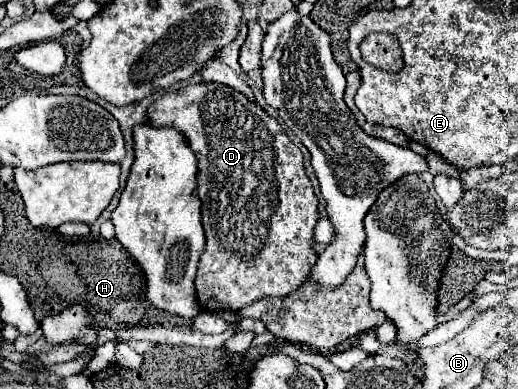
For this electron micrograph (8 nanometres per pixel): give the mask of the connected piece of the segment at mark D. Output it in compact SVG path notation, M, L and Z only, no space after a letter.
M201 82L201 84L191 84L191 86L185 86L181 88L179 92L171 92L171 94L165 94L161 100L153 102L149 108L147 108L147 122L153 126L153 128L175 128L177 132L185 134L195 158L199 160L199 174L197 174L197 194L203 202L203 228L205 228L205 236L207 236L207 244L205 244L205 250L201 254L201 260L199 260L199 272L197 272L197 278L195 278L195 290L197 290L197 300L199 300L199 306L203 312L217 312L217 310L231 310L231 312L239 312L241 308L265 298L265 296L289 296L291 292L295 292L303 282L305 278L309 276L311 268L315 266L315 262L319 260L319 252L315 248L315 238L313 238L313 230L315 230L315 224L319 220L319 200L313 192L313 186L311 186L311 180L307 178L305 174L305 166L303 166L303 154L301 150L291 142L291 138L287 134L283 134L283 128L281 124L271 118L261 106L249 102L243 94L235 92L233 88L227 88L223 84L215 84L215 82Z

